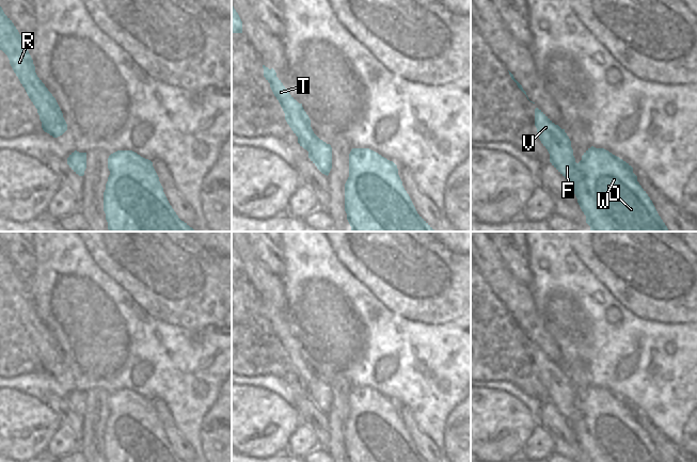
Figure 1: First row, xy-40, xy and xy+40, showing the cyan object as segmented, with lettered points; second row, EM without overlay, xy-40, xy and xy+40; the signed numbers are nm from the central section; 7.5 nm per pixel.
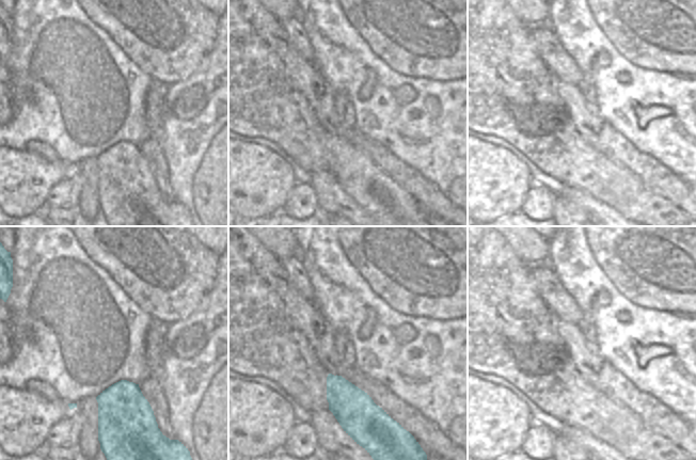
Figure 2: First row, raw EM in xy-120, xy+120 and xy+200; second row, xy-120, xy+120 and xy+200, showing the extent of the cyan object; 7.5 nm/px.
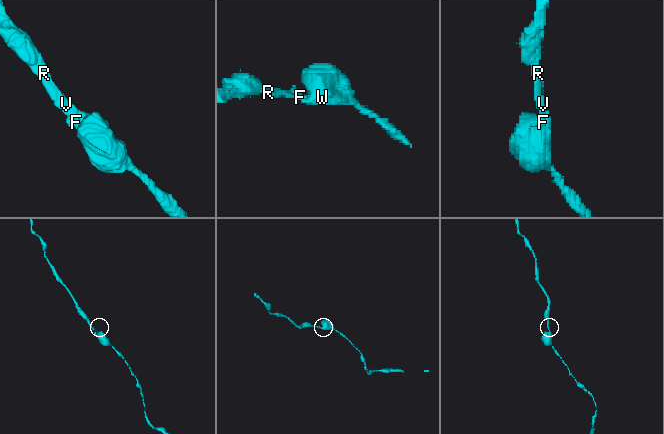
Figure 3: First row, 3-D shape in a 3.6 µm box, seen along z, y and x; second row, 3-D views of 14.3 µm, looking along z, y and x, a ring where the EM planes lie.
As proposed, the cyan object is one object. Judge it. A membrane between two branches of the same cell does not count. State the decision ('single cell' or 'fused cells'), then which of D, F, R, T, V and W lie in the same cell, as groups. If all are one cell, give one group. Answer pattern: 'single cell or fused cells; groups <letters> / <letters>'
single cell; groups D F R T V W

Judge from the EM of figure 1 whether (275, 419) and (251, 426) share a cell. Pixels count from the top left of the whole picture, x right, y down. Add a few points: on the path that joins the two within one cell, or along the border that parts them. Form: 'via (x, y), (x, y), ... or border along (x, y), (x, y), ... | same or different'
via (269, 420), (257, 423) | same

